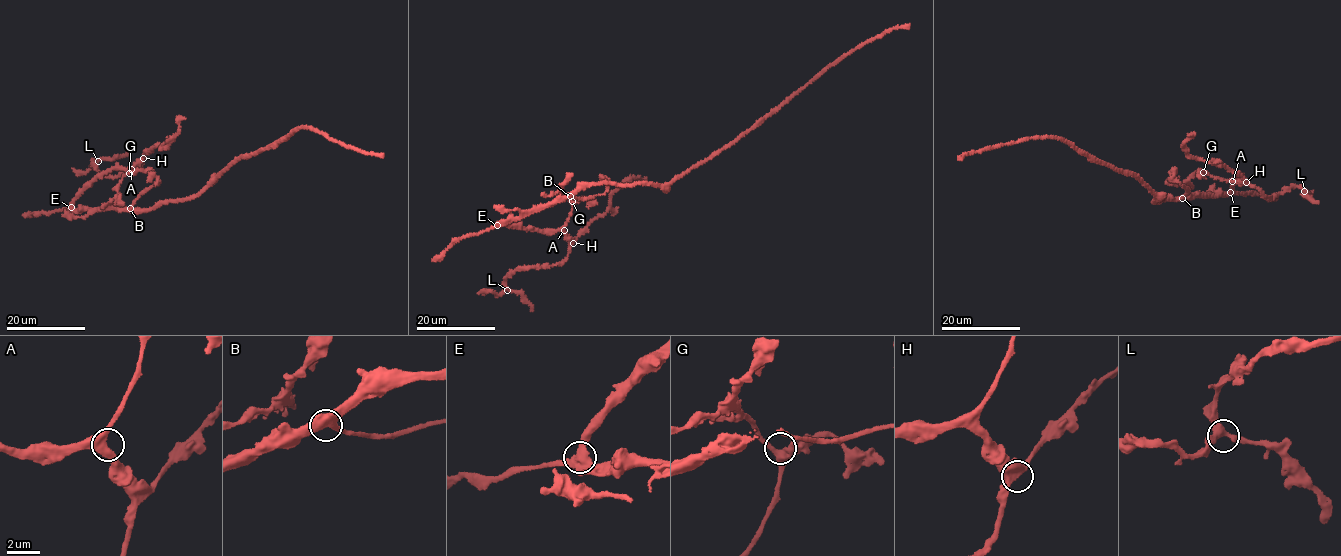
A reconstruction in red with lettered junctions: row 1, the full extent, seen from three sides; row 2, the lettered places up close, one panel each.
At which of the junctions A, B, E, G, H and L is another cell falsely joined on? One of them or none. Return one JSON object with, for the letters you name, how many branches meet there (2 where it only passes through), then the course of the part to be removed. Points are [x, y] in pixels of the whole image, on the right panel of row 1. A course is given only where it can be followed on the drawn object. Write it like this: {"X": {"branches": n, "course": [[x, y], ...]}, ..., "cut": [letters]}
{"cut": []}

